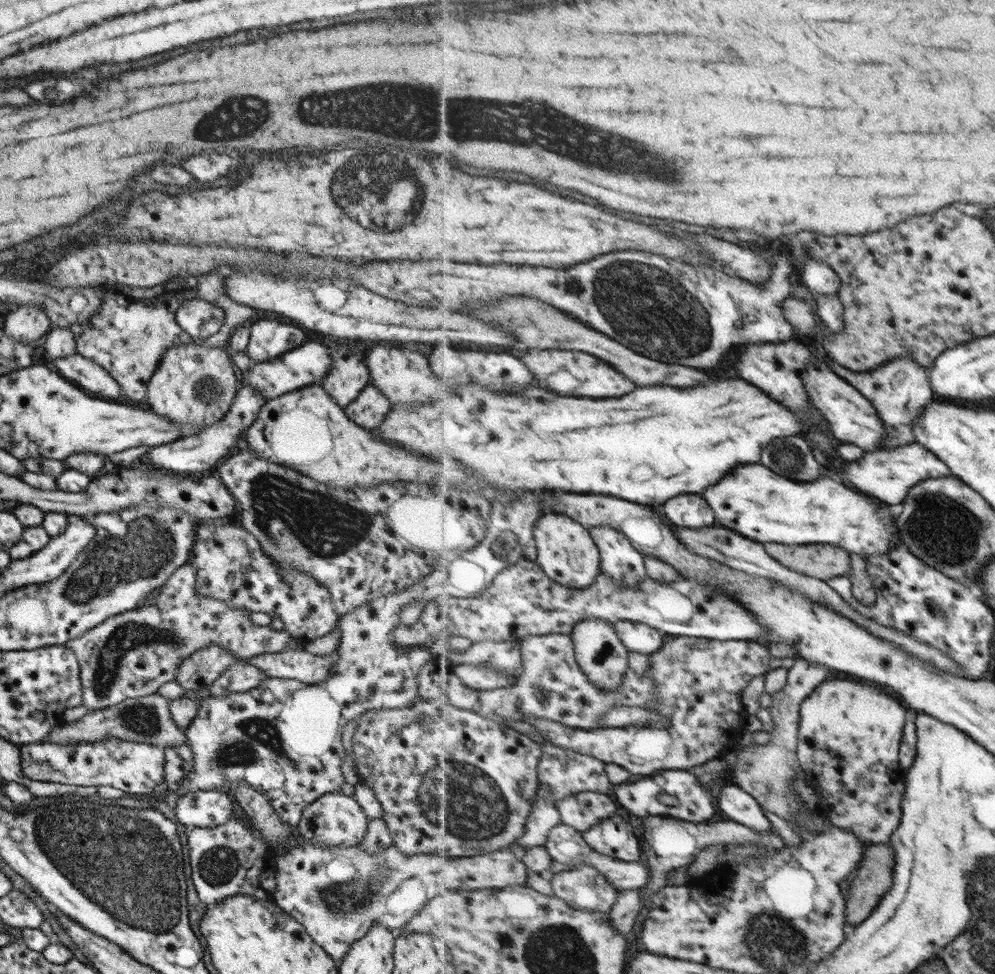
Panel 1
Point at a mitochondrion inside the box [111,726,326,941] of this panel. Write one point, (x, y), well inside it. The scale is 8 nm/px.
(219, 865)

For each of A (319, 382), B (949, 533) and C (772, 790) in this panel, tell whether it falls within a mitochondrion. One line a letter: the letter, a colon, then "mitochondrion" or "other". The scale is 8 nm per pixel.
A: other
B: mitochondrion
C: mitochondrion

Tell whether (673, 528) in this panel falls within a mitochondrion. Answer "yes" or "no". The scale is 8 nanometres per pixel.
no

